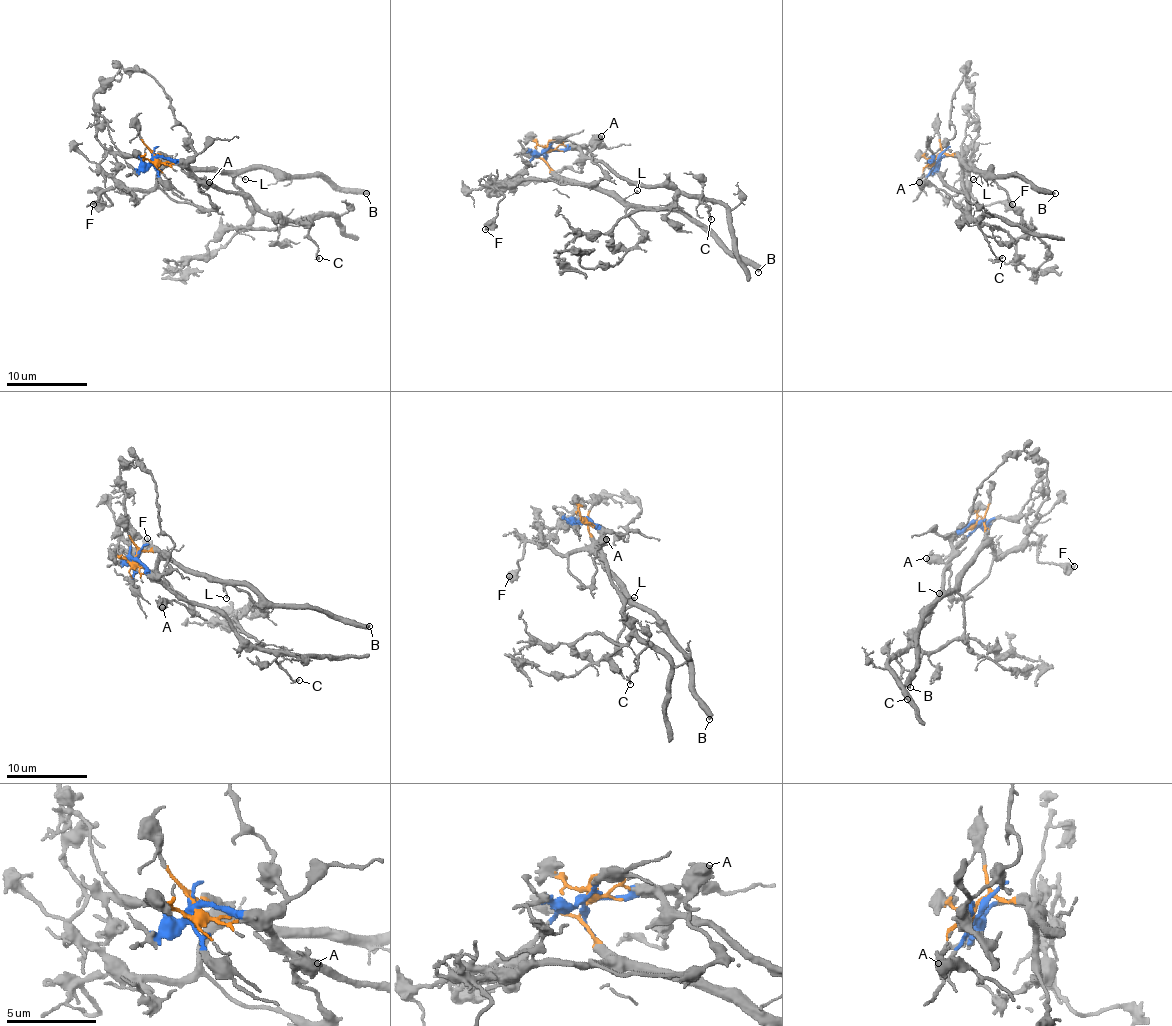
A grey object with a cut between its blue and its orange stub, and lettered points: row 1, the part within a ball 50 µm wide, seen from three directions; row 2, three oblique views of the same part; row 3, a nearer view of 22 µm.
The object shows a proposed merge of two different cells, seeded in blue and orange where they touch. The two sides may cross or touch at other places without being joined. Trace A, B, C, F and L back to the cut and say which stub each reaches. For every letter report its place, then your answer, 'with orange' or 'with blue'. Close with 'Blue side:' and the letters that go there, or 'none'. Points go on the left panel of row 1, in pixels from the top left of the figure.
A: at (209, 182); with orange
B: at (366, 193); with orange
C: at (319, 258); with blue
F: at (93, 204); with orange
L: at (245, 179); with orange
Blue side: C

